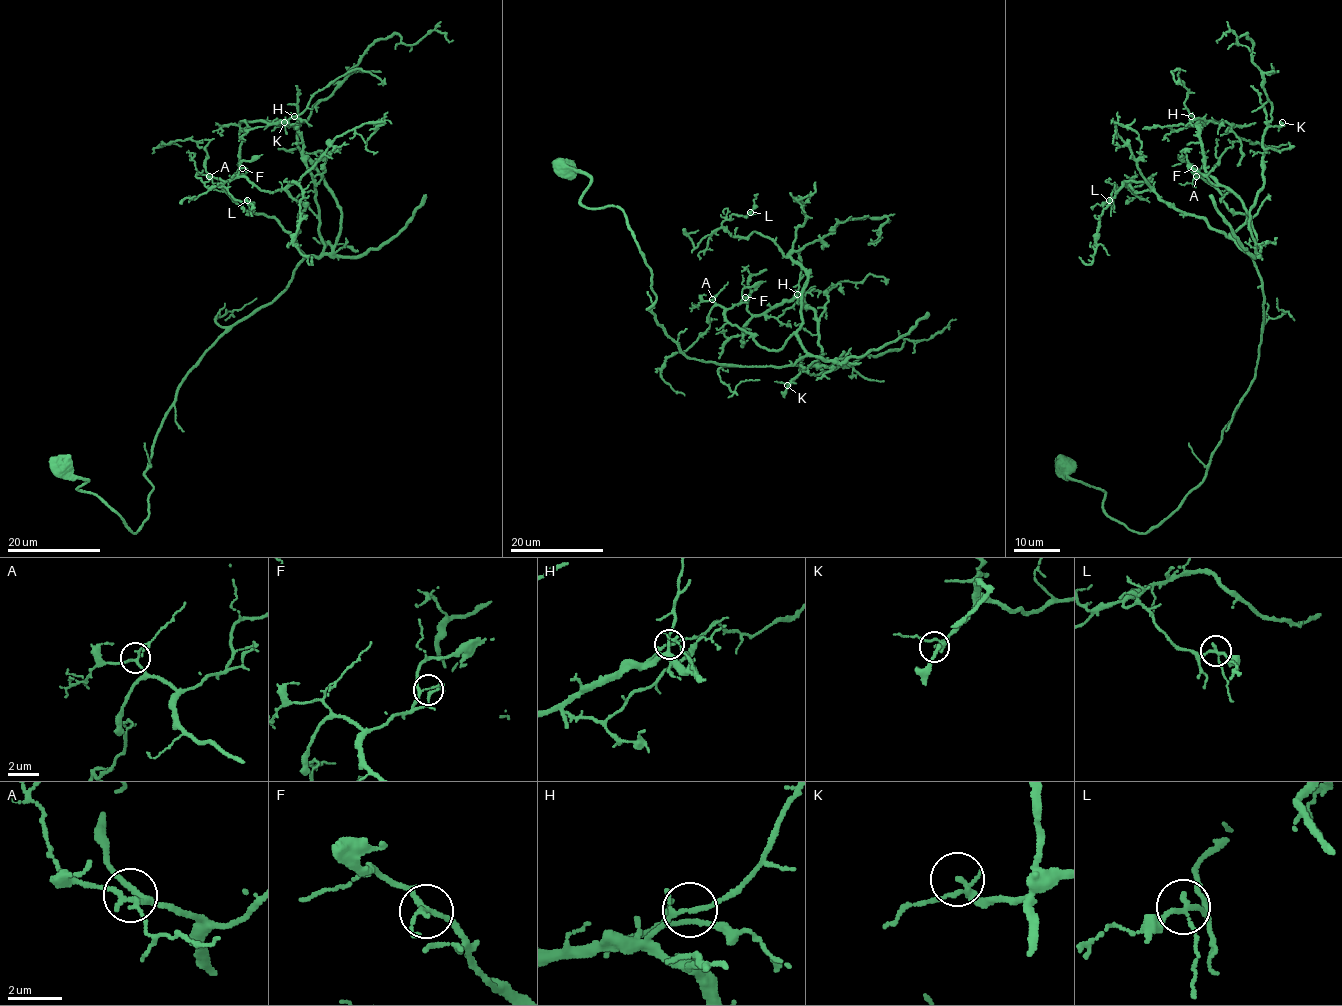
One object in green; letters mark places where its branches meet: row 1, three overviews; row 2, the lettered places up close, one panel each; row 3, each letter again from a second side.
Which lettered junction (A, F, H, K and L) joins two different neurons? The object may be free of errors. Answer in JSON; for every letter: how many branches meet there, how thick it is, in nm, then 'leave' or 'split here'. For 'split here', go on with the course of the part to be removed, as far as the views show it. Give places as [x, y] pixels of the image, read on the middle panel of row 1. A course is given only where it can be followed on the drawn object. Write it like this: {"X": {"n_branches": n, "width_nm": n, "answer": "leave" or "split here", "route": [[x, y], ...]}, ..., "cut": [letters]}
{"A": {"n_branches": 3, "width_nm": 150, "answer": "leave"}, "F": {"n_branches": 3, "width_nm": 130, "answer": "leave"}, "H": {"n_branches": 3, "width_nm": 130, "answer": "leave"}, "K": {"n_branches": 3, "width_nm": 140, "answer": "leave"}, "L": {"n_branches": 3, "width_nm": 160, "answer": "leave"}, "cut": []}

